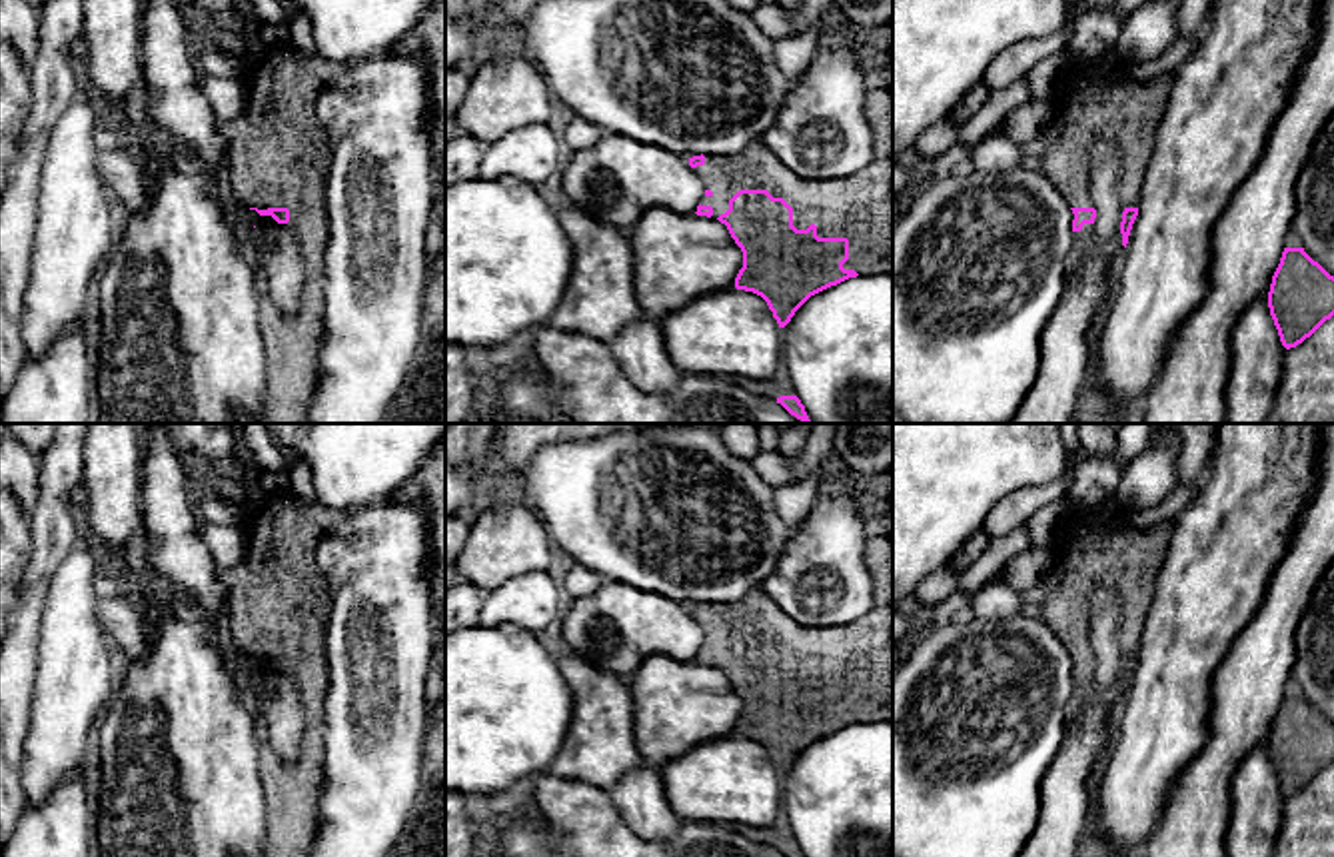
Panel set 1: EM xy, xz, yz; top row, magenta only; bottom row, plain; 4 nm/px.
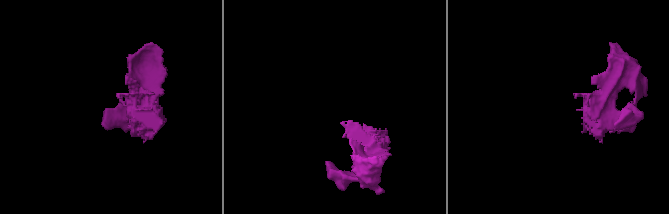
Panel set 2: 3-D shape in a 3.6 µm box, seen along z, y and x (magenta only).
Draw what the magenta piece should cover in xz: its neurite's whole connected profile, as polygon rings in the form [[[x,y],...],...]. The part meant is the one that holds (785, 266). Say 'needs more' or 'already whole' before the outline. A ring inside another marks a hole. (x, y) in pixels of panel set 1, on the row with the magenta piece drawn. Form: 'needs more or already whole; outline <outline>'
needs more; outline [[[761,140],[733,156],[689,158],[705,196],[697,216],[727,226],[743,252],[735,288],[761,296],[779,328],[815,294],[849,278],[893,274],[893,158],[875,158],[843,182],[803,180]]]

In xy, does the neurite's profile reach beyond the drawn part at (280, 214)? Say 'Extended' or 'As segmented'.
Extended

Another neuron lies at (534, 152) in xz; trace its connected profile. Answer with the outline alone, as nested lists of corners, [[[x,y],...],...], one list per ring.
[[[547,124],[521,126],[487,144],[479,178],[519,178],[531,186],[545,182],[563,162],[561,138]]]

